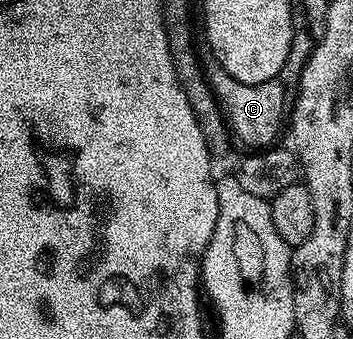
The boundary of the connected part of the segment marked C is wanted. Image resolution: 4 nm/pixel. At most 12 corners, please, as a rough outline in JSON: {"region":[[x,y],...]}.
{"region":[[214,59],[203,62],[235,140],[271,146],[286,115],[279,78],[238,83]]}

